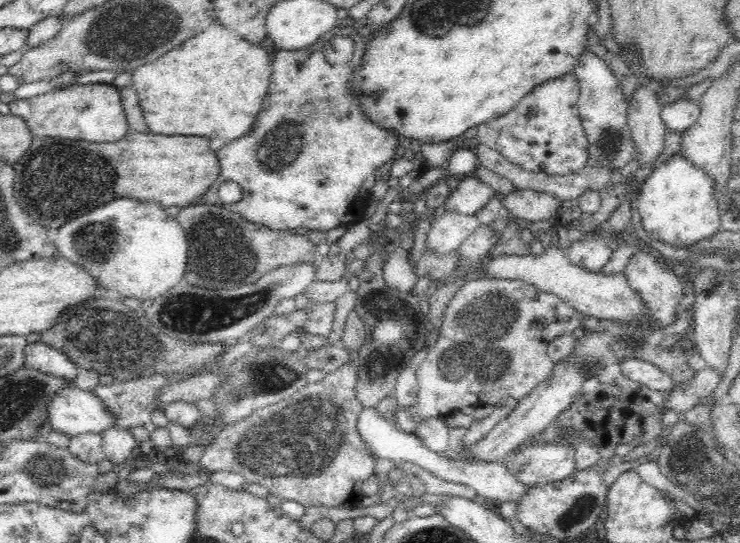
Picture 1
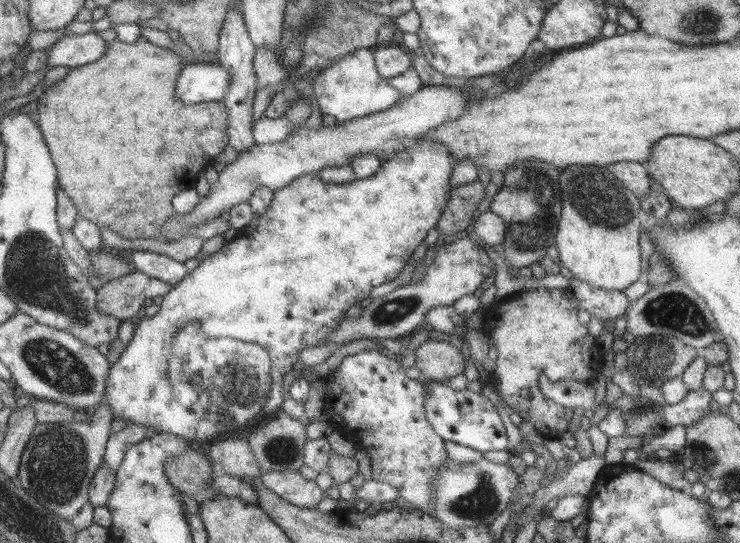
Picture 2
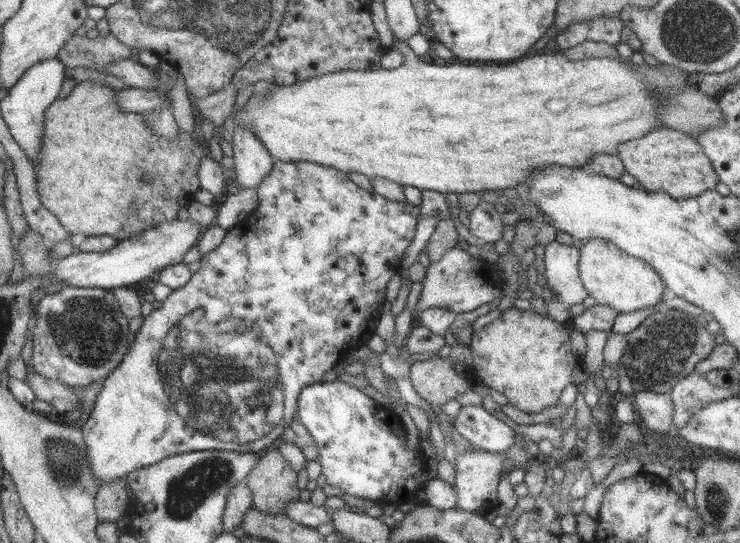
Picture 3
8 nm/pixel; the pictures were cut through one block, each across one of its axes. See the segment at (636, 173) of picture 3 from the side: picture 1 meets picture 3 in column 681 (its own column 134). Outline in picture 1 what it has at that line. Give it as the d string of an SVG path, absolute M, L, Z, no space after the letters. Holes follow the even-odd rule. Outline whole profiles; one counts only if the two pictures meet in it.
M128 132L126 138L106 144L36 135L30 150L13 165L15 198L34 221L44 225L52 233L66 220L82 216L116 198L157 202L165 209L170 206L186 208L194 201L200 202L209 191L215 190L221 176L217 151L210 147L210 140L203 136L164 136L154 133Z

